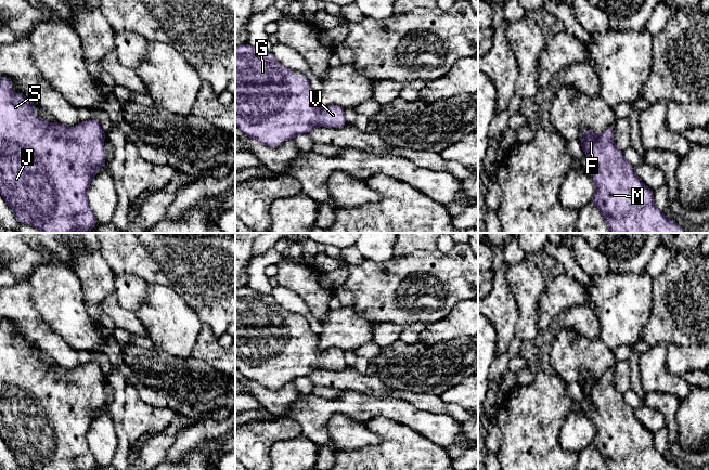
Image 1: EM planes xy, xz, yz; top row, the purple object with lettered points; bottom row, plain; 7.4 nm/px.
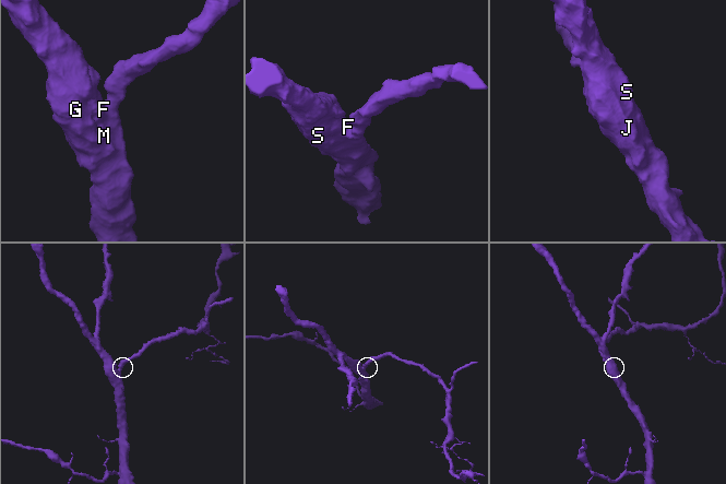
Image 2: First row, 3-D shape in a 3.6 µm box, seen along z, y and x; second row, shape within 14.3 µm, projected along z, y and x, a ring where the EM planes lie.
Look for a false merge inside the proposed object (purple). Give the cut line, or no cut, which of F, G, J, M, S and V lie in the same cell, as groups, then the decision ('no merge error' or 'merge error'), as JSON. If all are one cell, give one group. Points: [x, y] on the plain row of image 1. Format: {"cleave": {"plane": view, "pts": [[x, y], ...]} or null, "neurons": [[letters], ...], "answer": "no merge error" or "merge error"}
{"cleave": null, "neurons": [["F", "G", "J", "M", "S", "V"]], "answer": "no merge error"}

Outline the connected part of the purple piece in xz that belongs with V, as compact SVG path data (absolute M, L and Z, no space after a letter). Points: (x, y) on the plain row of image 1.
M248 286L235 289L235 367L248 380L269 390L279 390L279 331L283 331L283 386L310 375L315 369L340 370L347 366L345 352L340 349L321 351L319 335L313 332L306 318L295 319L294 313L276 303L271 295L255 292Z

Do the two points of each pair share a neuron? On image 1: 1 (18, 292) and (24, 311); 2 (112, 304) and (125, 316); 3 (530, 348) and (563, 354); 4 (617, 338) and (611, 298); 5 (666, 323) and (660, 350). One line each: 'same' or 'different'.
1: same
2: same
3: different
4: same
5: different

